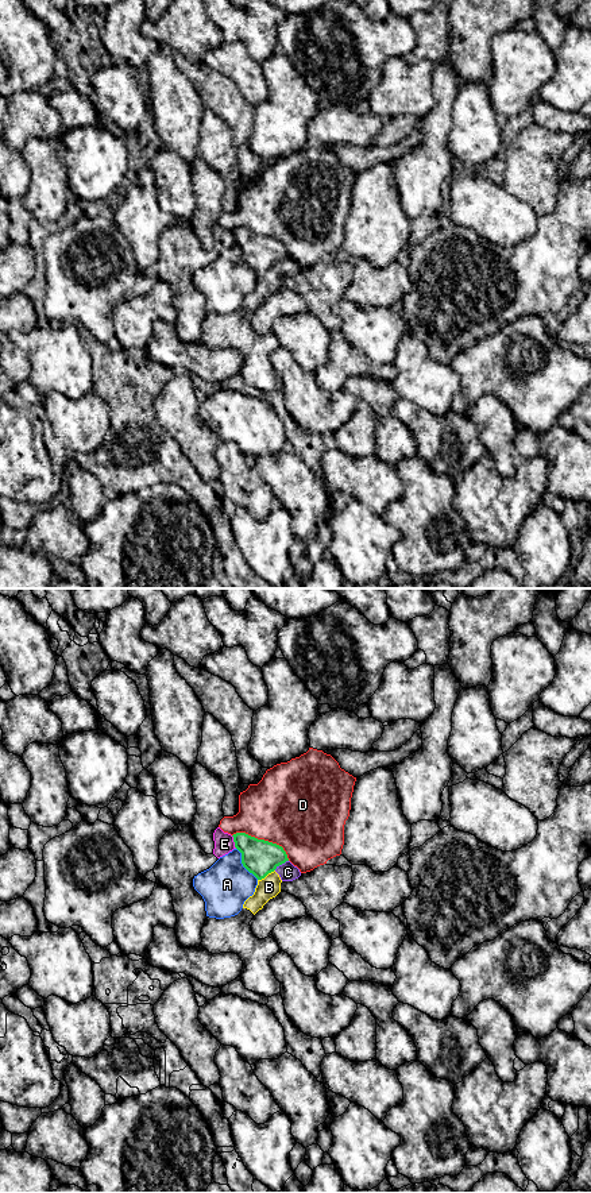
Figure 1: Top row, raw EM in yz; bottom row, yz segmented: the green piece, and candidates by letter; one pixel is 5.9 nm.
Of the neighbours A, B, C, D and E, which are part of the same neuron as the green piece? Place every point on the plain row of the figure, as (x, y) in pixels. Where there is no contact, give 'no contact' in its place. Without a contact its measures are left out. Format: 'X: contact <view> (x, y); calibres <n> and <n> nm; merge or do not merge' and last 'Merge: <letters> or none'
A: contact yz (242, 258); calibres 220 and 300 nm; do not merge
B: contact yz (266, 270); calibres 220 and 130 nm; do not merge
C: contact yz (281, 259); calibres 220 and 110 nm; do not merge
D: contact yz (263, 235); calibres 220 and 460 nm; do not merge
E: contact yz (234, 236); calibres 220 and 120 nm; do not merge
Merge: none

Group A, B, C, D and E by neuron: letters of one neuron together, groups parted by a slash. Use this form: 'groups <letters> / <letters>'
groups A / B C / D / E

